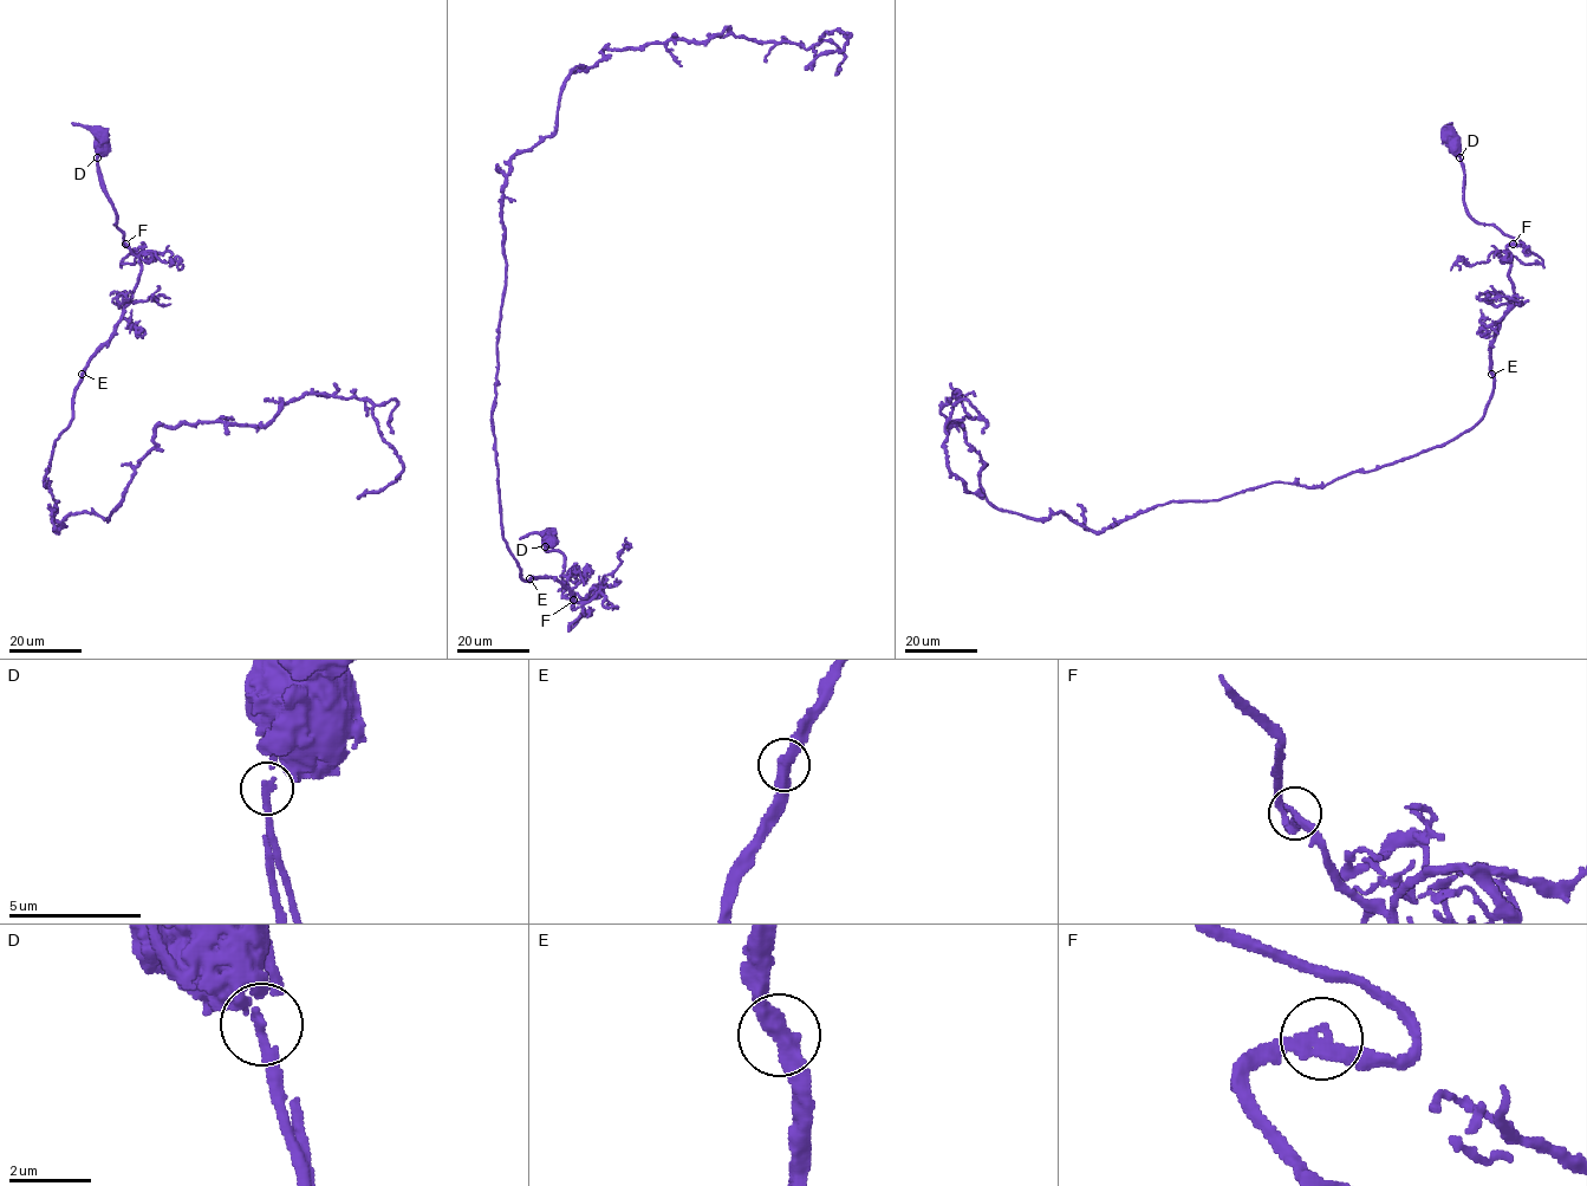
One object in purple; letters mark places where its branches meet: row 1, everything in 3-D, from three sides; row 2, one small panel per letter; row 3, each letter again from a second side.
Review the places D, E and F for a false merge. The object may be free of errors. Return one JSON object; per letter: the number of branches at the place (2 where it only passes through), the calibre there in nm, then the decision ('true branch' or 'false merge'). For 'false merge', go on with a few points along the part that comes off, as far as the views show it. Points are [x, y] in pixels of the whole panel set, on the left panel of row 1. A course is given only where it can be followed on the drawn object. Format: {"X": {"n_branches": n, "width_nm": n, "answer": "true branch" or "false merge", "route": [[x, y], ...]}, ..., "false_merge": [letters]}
{"D": {"n_branches": 2, "width_nm": 240, "answer": "false merge", "route": [[97, 156], [116, 226]]}, "E": {"n_branches": 2, "width_nm": 420, "answer": "true branch"}, "F": {"n_branches": 2, "width_nm": 280, "answer": "true branch"}, "false_merge": ["D"]}

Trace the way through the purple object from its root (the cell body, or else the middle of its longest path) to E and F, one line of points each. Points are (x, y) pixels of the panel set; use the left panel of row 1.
E: (102, 146), (97, 164), (103, 192), (141, 273), (115, 332), (82, 374)
F: (102, 146), (97, 164), (103, 192), (115, 211), (114, 225), (125, 244)

